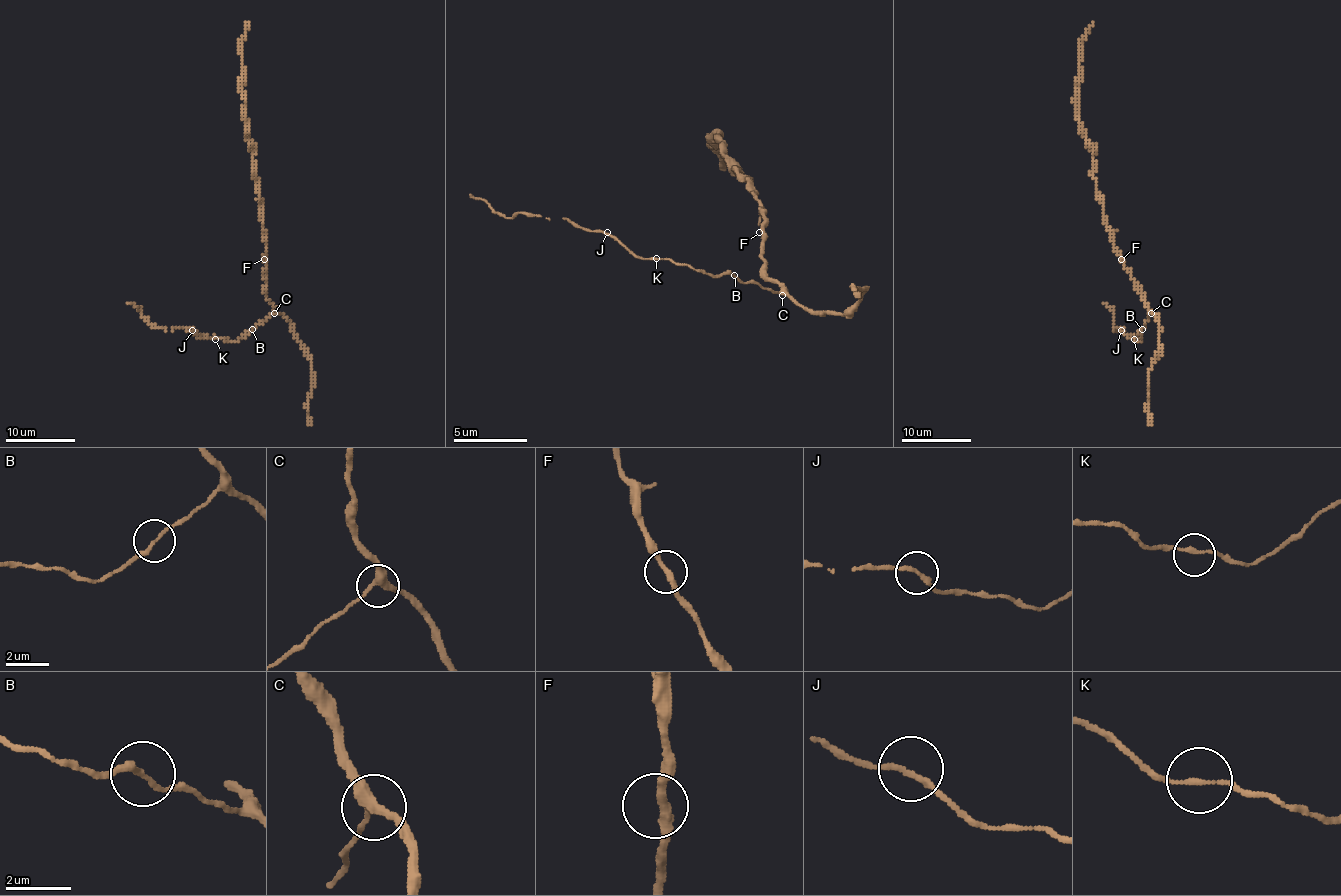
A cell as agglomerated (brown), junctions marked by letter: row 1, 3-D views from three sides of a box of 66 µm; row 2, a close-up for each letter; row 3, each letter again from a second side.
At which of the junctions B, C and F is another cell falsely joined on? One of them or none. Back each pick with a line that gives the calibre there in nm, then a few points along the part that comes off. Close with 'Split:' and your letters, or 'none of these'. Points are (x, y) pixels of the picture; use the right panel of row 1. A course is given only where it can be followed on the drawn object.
Split: none of these

